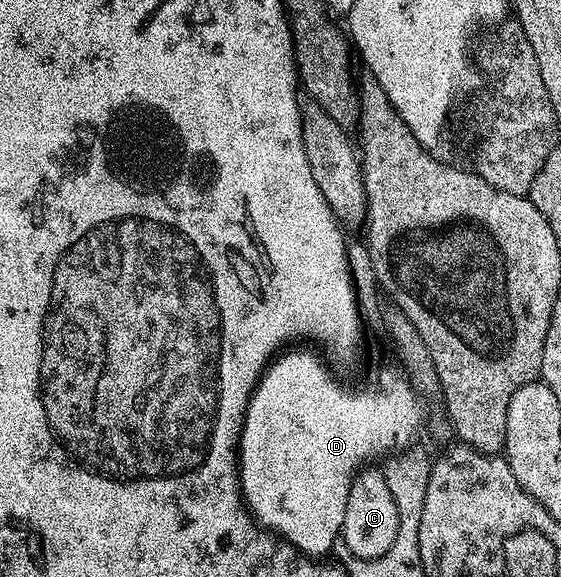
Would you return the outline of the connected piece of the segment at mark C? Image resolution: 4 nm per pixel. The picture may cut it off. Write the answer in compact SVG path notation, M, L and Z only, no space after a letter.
M375 466L364 467L352 477L340 532L341 542L345 544L349 556L358 560L376 560L383 557L392 549L400 530L400 512L397 510L390 479L371 467Z

